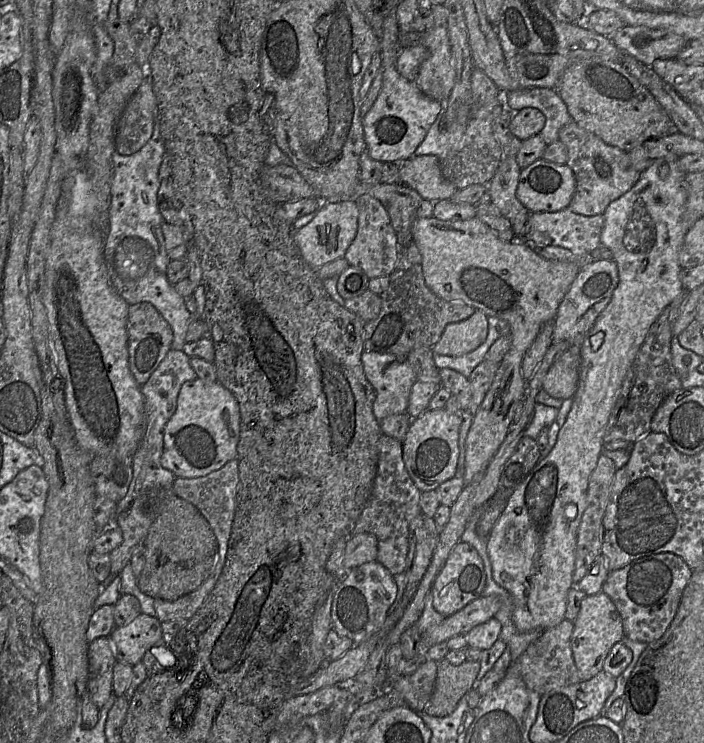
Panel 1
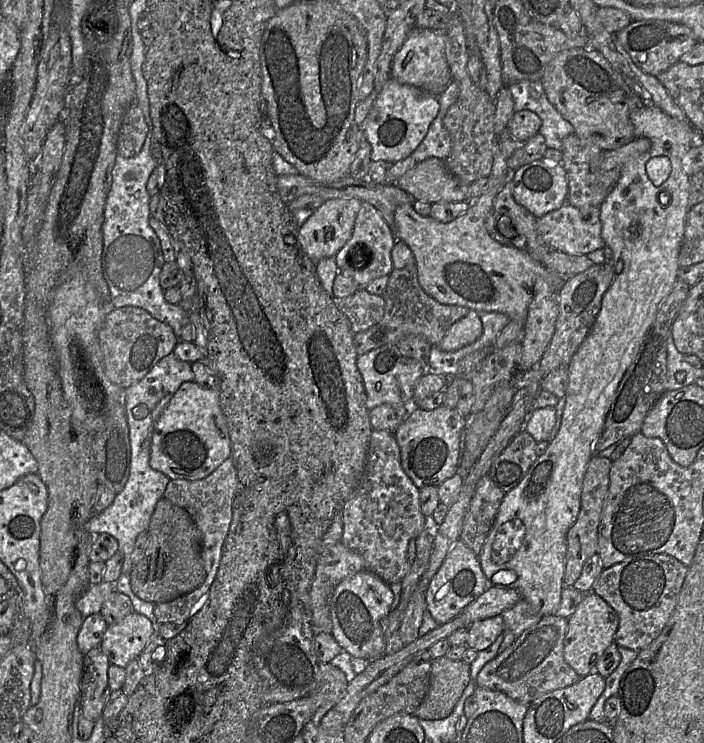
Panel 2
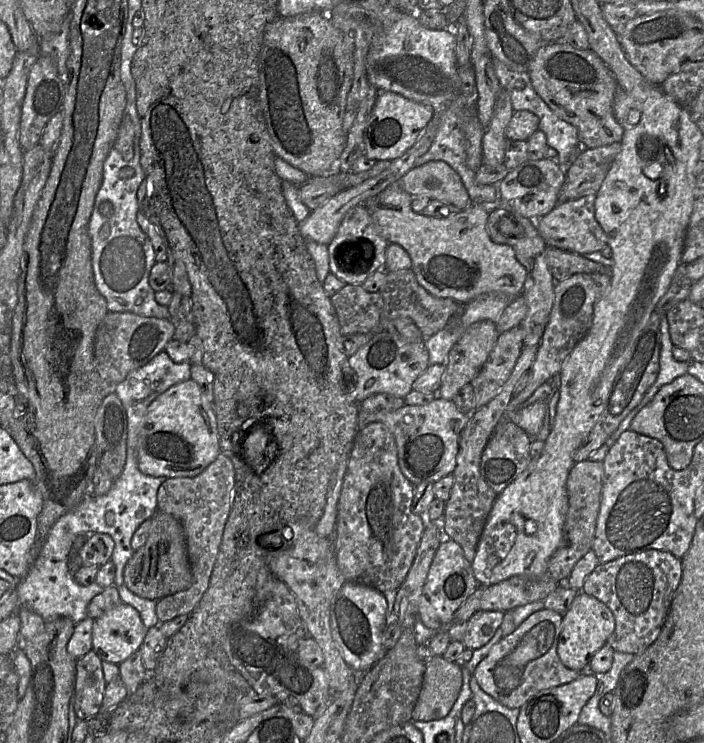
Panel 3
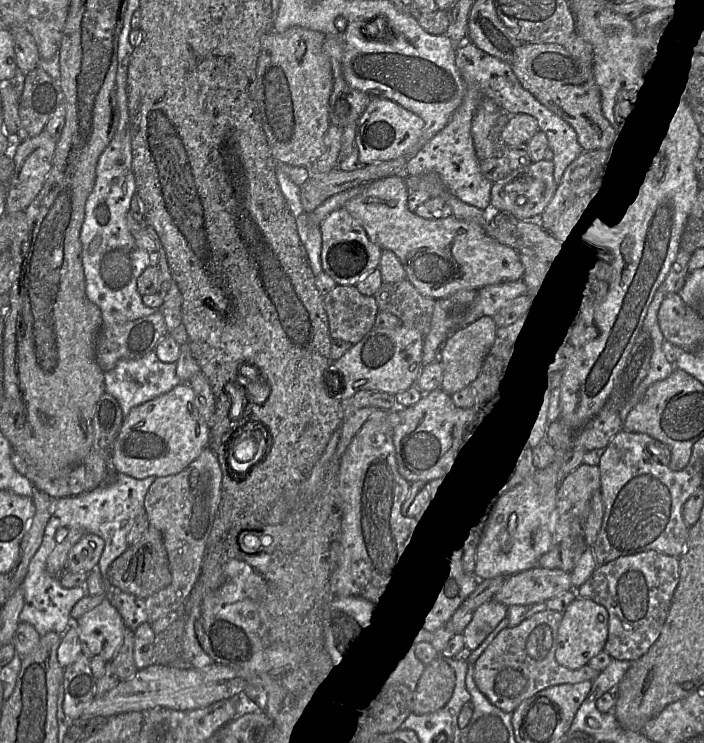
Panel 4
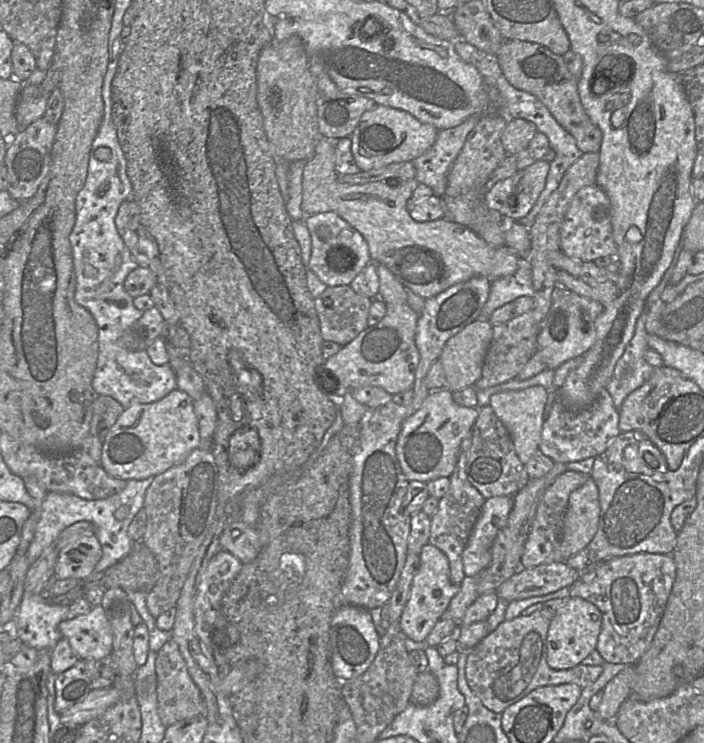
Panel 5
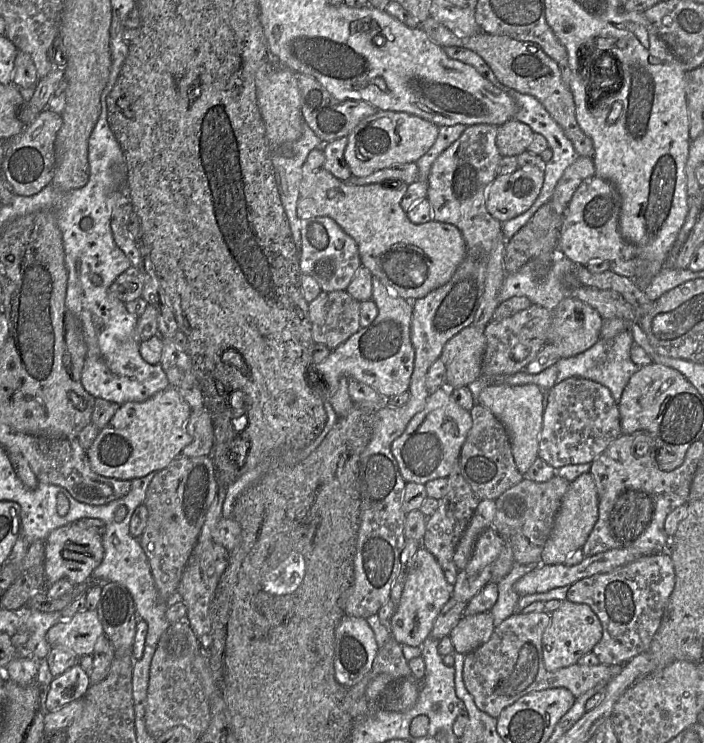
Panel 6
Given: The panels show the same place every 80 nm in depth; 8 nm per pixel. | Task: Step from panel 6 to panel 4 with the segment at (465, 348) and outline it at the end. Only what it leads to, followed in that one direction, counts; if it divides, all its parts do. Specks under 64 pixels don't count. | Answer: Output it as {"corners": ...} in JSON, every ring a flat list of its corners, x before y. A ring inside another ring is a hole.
{"corners":[[484,316,475,322,456,330,444,343,438,361,442,366,441,389,452,395,469,386,478,376,485,357,491,349,496,336,497,326,491,316]]}

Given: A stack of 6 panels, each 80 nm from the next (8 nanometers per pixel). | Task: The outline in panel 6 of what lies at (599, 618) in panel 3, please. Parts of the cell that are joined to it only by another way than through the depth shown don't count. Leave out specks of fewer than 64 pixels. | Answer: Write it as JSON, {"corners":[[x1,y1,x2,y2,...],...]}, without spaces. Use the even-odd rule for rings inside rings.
{"corners":[[564,600,550,615,550,623,542,635,542,656,545,669,548,671,577,664,583,655,593,650,602,637,602,624,586,604]]}

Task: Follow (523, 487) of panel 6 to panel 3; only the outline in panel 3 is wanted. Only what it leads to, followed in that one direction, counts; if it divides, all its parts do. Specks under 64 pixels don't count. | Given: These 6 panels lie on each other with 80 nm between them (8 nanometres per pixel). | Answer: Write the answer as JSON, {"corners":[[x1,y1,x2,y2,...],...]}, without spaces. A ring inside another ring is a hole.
{"corners":[[584,460,570,469,566,482,568,511,558,548,547,562,548,572,560,584,565,583,576,563,592,549,600,508,604,475,603,461]]}

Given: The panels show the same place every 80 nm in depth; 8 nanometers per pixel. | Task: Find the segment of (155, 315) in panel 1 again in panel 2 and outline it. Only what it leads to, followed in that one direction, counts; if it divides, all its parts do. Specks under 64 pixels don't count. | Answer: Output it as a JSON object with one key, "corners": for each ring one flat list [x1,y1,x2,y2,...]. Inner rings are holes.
{"corners":[[139,307,112,309,98,332,107,377,116,385,127,388,143,379,163,357,173,352,178,337,168,324,161,322]]}

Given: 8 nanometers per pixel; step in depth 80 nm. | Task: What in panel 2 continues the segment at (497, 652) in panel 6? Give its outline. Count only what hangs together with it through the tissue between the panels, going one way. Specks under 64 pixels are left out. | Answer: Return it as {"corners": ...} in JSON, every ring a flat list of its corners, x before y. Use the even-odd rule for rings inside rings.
{"corners":[[558,615,542,616,536,624,515,638,509,647,483,666,475,680,475,687,500,691,520,703,529,704,547,692,576,683,581,677,563,656,567,619]]}

